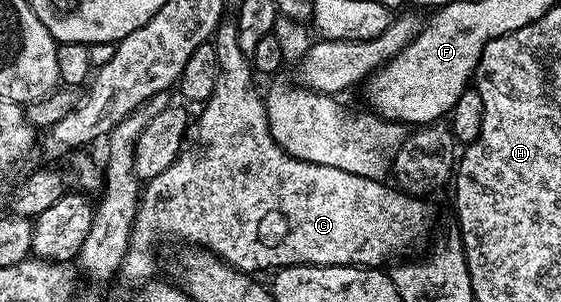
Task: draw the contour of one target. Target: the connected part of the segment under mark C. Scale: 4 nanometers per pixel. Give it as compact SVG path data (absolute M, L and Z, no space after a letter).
M233 18L222 19L220 26L215 33L215 47L219 60L219 78L215 78L215 90L209 96L205 108L201 112L201 117L196 117L195 123L187 133L189 145L182 147L180 154L171 162L163 174L151 178L141 189L141 199L137 201L137 216L133 219L133 232L129 235L129 249L125 252L125 257L121 262L119 276L125 280L137 280L136 282L149 282L154 279L157 272L157 256L153 253L153 247L160 240L165 240L168 236L178 236L181 240L186 240L186 245L196 246L201 250L208 250L213 255L224 260L233 268L238 268L241 272L250 274L261 274L264 268L276 270L295 266L296 264L314 264L315 266L343 266L348 264L354 268L381 268L384 260L392 261L394 258L401 258L408 248L413 248L417 240L421 240L429 232L429 208L424 204L424 199L414 198L396 187L388 188L388 183L372 180L367 177L360 177L357 174L349 174L345 170L339 170L333 166L317 165L315 162L301 161L299 158L291 157L281 148L279 142L272 137L269 129L268 115L265 112L265 102L262 93L257 93L257 88L253 85L255 71L250 57L243 50L239 50L239 34L237 33L237 21Z

